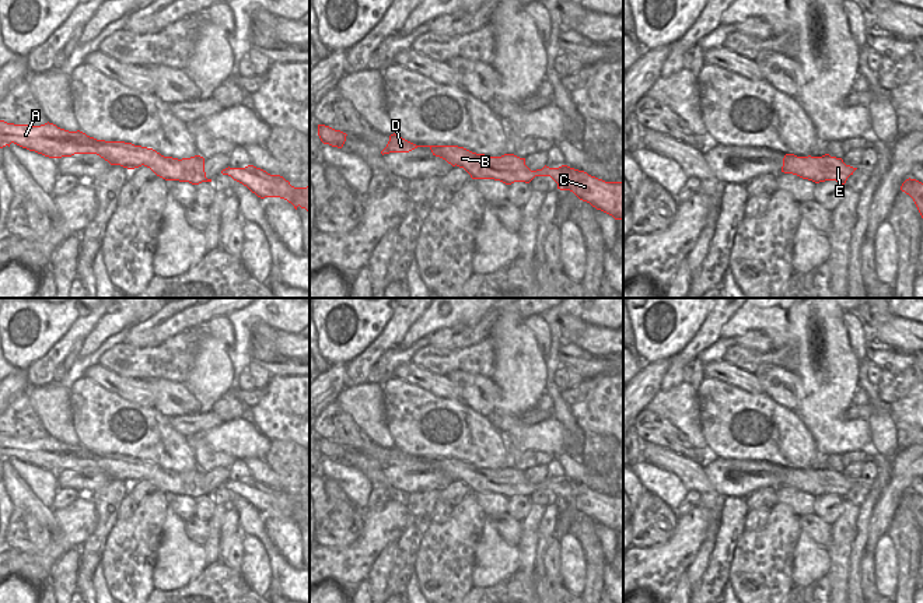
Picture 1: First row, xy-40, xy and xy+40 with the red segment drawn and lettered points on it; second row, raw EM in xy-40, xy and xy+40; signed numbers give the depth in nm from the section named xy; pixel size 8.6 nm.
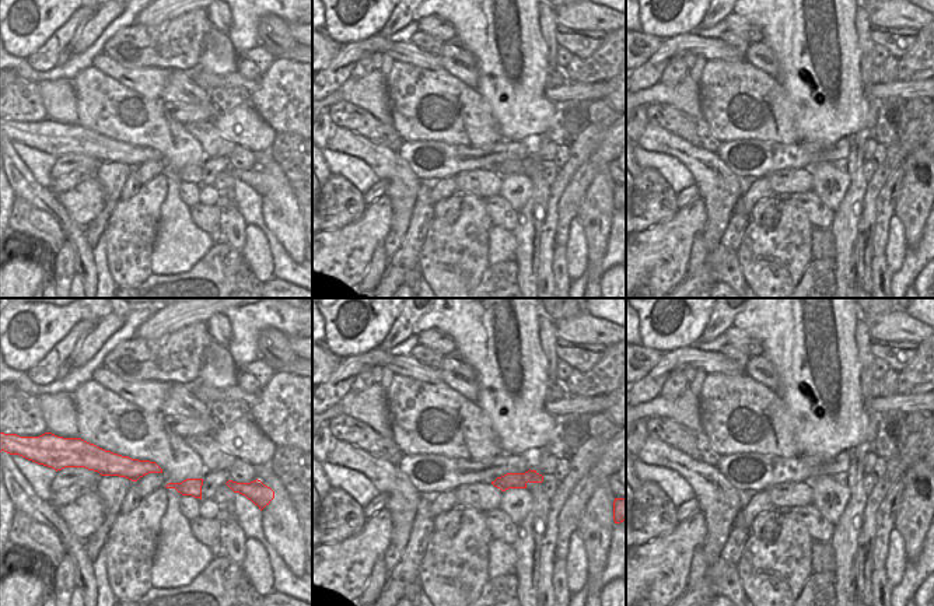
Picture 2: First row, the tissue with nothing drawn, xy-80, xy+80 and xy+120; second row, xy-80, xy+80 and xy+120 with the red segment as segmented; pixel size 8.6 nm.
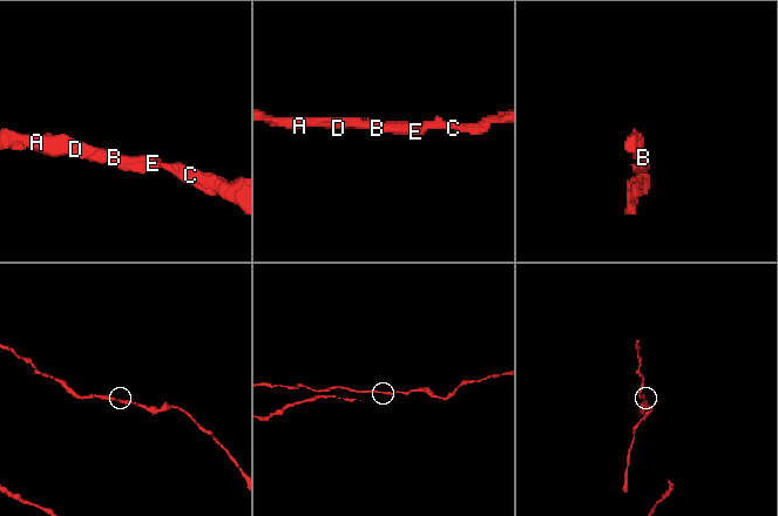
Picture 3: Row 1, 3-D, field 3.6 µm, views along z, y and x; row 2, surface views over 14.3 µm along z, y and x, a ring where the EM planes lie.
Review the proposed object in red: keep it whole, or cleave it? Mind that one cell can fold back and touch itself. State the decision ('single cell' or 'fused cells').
single cell

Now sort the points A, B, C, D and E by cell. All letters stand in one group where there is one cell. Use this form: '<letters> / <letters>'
A B C D E

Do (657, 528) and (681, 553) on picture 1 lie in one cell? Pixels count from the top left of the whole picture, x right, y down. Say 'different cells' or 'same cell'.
different cells

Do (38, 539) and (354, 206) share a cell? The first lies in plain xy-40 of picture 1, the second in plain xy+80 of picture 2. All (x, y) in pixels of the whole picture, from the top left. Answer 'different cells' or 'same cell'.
same cell

